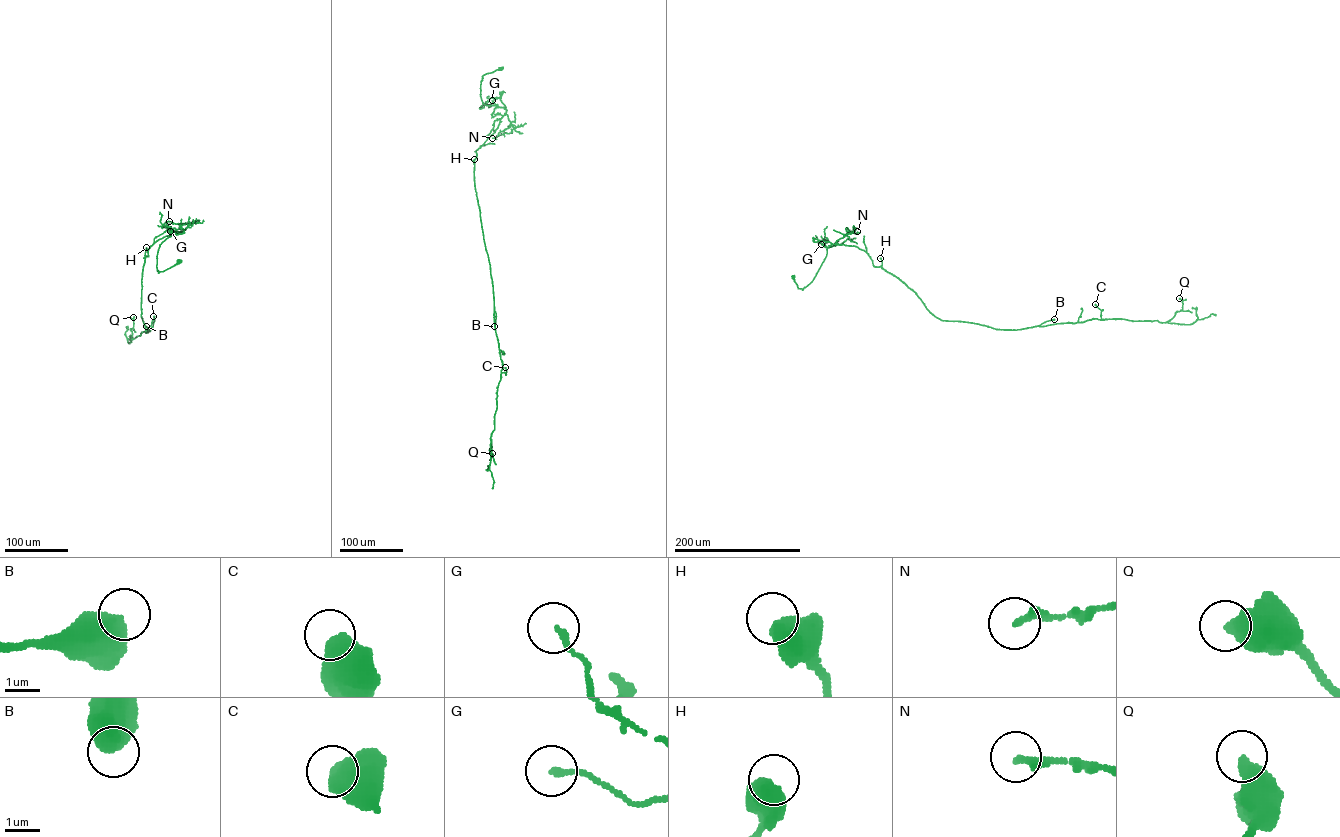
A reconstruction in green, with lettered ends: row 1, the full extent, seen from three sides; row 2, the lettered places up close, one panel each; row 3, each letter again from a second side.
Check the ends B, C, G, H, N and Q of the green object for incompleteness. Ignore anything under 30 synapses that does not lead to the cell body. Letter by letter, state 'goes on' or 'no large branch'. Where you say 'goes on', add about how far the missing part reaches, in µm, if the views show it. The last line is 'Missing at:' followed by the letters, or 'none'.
B: no large branch
C: no large branch
G: no large branch
H: no large branch
N: no large branch
Q: no large branch
Missing at: none

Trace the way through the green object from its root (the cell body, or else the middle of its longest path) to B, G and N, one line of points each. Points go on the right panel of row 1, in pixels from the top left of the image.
B: (793, 276), (802, 290), (829, 246), (856, 246), (942, 320), (1016, 330), (1054, 319)
G: (793, 276), (798, 288), (802, 290), (812, 281), (826, 255), (827, 247), (821, 244)
N: (793, 276), (798, 288), (802, 290), (816, 275), (827, 248), (851, 231), (857, 231)

